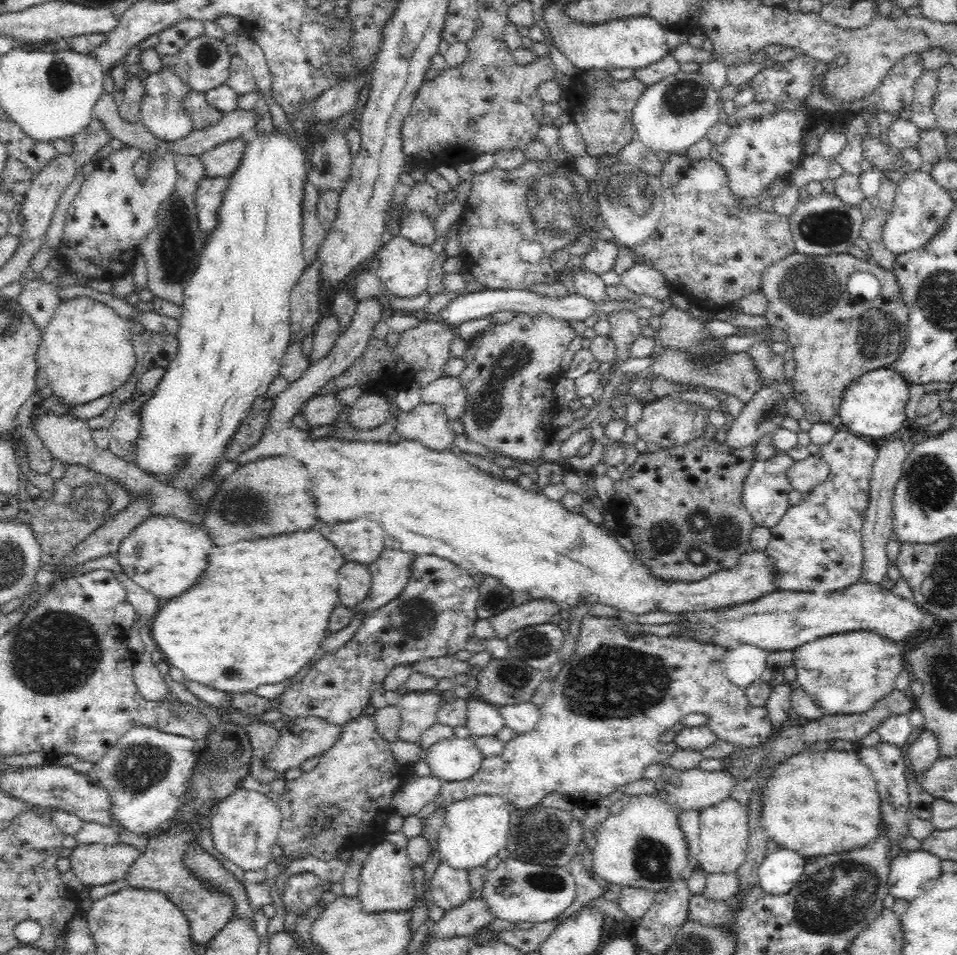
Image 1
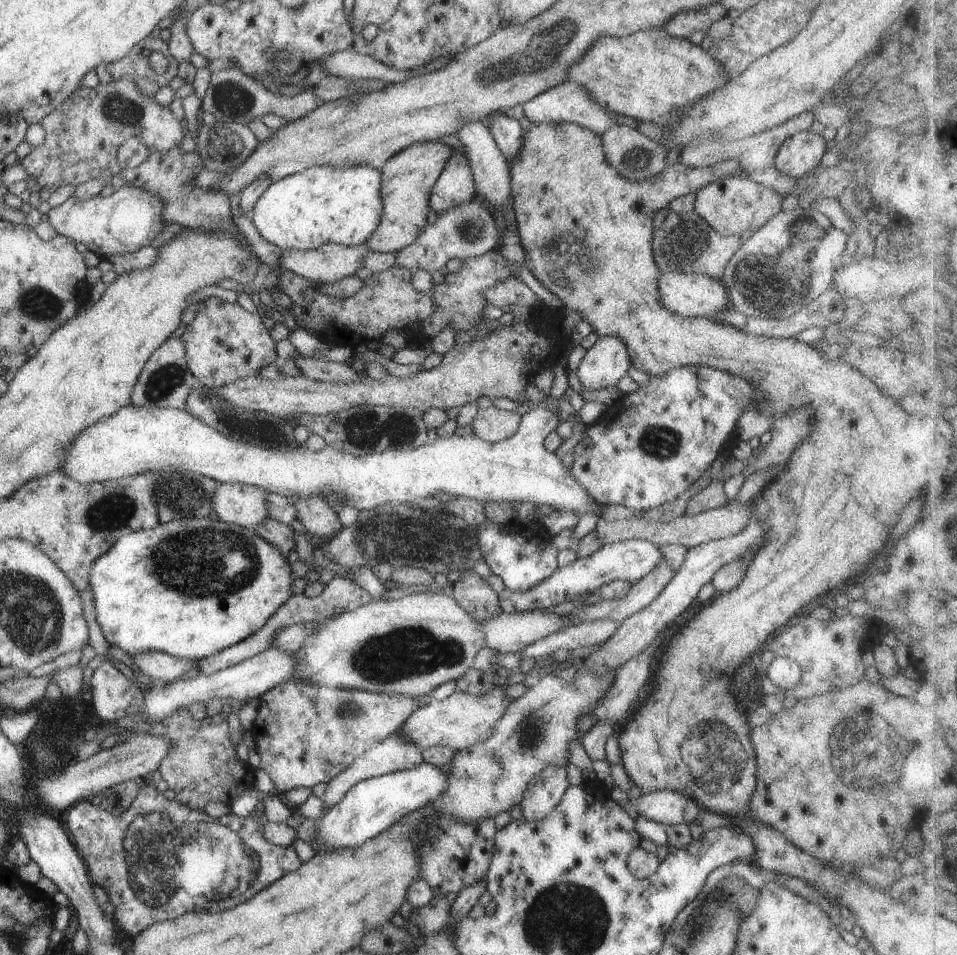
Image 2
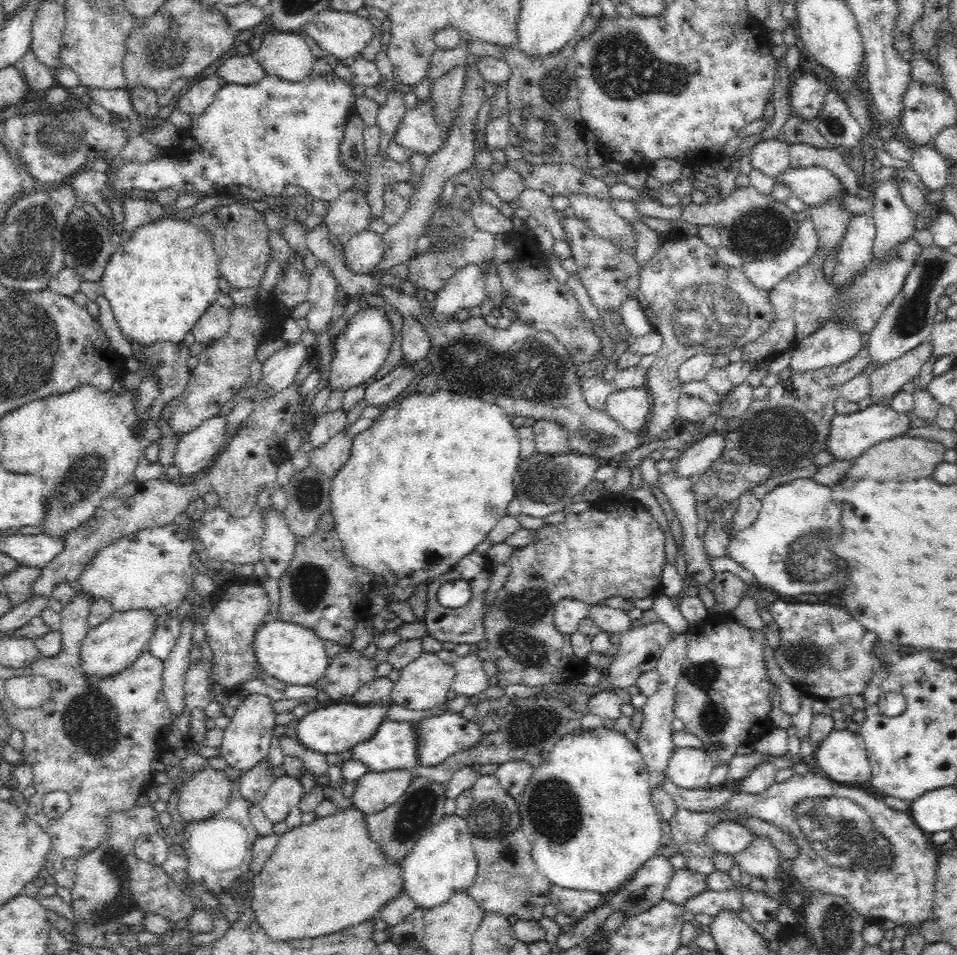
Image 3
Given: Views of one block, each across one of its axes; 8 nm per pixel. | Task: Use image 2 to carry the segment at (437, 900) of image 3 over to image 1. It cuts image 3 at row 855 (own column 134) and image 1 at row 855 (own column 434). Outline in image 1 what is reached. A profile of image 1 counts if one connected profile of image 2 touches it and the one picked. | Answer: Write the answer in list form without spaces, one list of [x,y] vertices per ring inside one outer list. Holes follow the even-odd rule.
[[[479,795],[458,800],[445,809],[437,836],[437,850],[442,862],[456,870],[484,866],[489,858],[505,848],[509,836],[510,810],[500,796]]]

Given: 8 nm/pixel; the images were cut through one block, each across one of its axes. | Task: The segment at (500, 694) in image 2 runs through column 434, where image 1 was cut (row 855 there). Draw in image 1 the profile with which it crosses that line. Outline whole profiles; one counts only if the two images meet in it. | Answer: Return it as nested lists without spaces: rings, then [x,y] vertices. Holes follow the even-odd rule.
[[[728,798],[719,804],[706,807],[699,812],[699,854],[698,864],[705,874],[730,874],[737,872],[740,865],[746,860],[749,847],[749,816],[748,807],[736,800]]]

